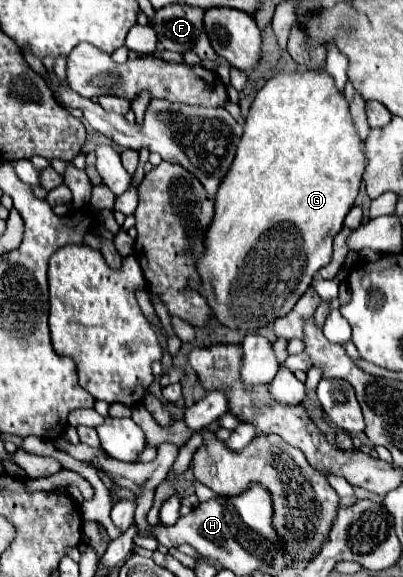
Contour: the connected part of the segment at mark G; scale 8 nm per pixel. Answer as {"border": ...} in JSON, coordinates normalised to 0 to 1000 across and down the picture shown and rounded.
{"border":[[[697,125],[697,128],[687,128],[687,132],[677,132],[672,139],[658,142],[658,149],[638,159],[638,166],[623,180],[618,201],[613,201],[608,218],[603,218],[598,246],[588,253],[588,270],[583,270],[573,291],[563,295],[558,312],[543,319],[543,329],[533,336],[533,371],[529,371],[529,381],[514,395],[514,416],[509,416],[504,444],[489,451],[489,468],[494,468],[499,489],[484,492],[474,485],[474,499],[489,503],[519,523],[519,534],[524,534],[524,541],[538,551],[543,562],[553,562],[563,568],[578,568],[578,572],[588,568],[588,572],[603,572],[603,575],[623,575],[623,572],[653,568],[653,565],[682,558],[687,551],[707,548],[712,541],[722,541],[722,534],[732,530],[742,513],[752,513],[752,506],[767,499],[787,468],[816,458],[826,412],[851,395],[851,381],[856,381],[861,367],[871,364],[871,357],[876,357],[876,350],[891,336],[901,295],[906,295],[901,246],[881,236],[881,222],[876,222],[871,201],[861,194],[861,173],[831,153],[831,146],[826,146],[826,139],[811,125],[752,125],[752,128]]]}

